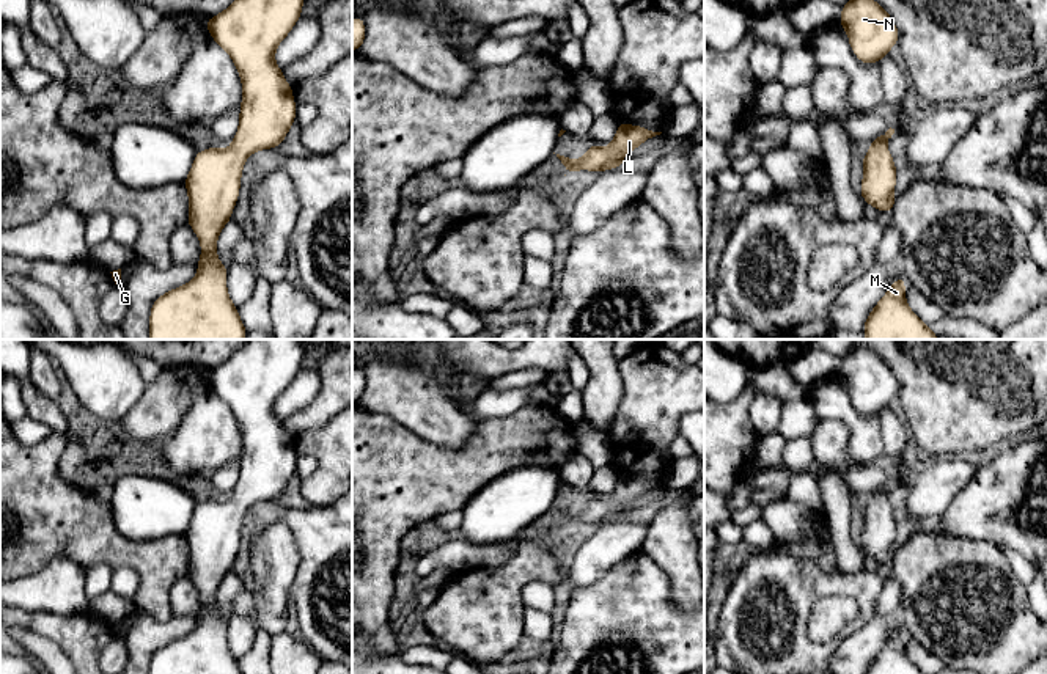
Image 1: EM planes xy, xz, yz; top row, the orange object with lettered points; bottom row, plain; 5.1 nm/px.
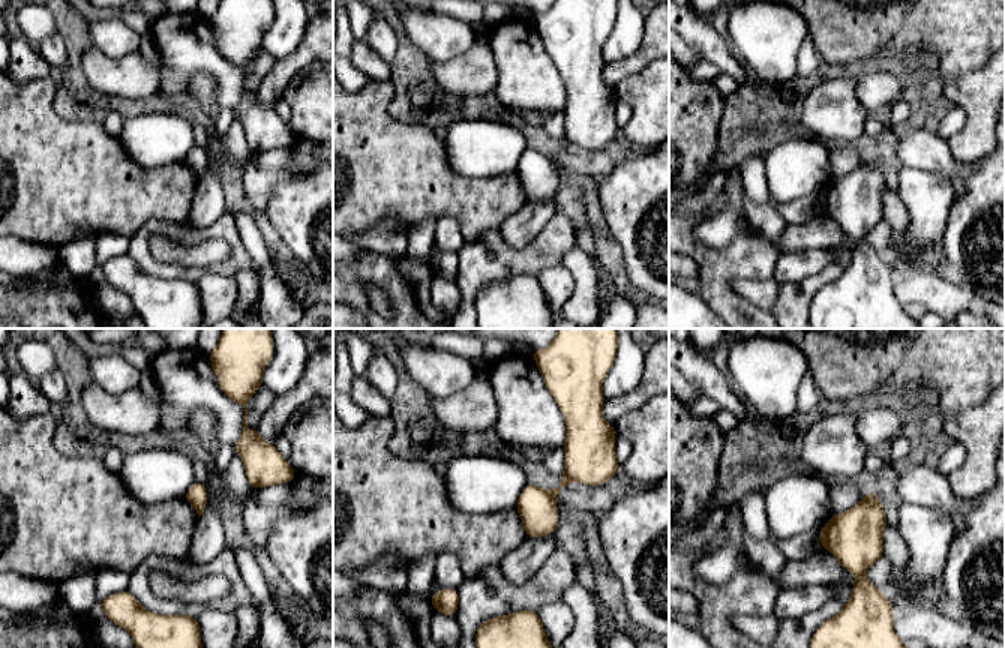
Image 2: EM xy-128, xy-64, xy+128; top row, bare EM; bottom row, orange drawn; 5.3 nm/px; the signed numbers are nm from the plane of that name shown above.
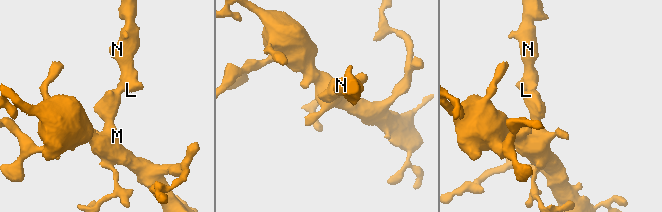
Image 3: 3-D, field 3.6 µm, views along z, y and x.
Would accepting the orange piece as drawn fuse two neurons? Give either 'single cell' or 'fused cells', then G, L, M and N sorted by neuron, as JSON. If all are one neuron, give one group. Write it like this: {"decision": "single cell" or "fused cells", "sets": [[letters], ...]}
{"decision": "single cell", "sets": [["G", "L", "M", "N"]]}

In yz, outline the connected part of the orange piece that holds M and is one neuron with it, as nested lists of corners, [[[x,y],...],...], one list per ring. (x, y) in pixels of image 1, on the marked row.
[[[901,275],[868,314],[863,327],[866,339],[939,339],[909,306],[904,281]]]

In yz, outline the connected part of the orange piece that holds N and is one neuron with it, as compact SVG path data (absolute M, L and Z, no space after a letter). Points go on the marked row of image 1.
M849 0L841 8L839 24L852 52L865 64L888 57L899 39L893 17L876 0Z

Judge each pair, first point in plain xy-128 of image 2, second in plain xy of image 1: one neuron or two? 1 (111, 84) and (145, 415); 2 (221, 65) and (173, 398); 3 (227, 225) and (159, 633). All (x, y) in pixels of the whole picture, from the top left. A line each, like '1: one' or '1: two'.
1: one
2: two
3: one

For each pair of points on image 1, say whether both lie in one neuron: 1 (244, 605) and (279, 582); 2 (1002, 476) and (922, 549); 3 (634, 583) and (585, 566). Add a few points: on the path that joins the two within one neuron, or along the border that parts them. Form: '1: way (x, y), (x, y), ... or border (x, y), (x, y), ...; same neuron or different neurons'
1: border (252, 591), (253, 611), (250, 615), (233, 615); different neurons
2: border (912, 533), (950, 533), (975, 541); different neurons
3: border (635, 550), (612, 564), (595, 582), (574, 591); different neurons

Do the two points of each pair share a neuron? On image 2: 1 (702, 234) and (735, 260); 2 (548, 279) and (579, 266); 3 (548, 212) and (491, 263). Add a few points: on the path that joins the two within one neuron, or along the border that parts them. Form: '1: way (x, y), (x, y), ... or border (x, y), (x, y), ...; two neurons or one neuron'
1: border (746, 224), (720, 248), (705, 246), (692, 234); two neurons
2: border (564, 264), (573, 279), (573, 290), (563, 305); two neurons
3: border (542, 228), (521, 248), (512, 248), (498, 231); two neurons

